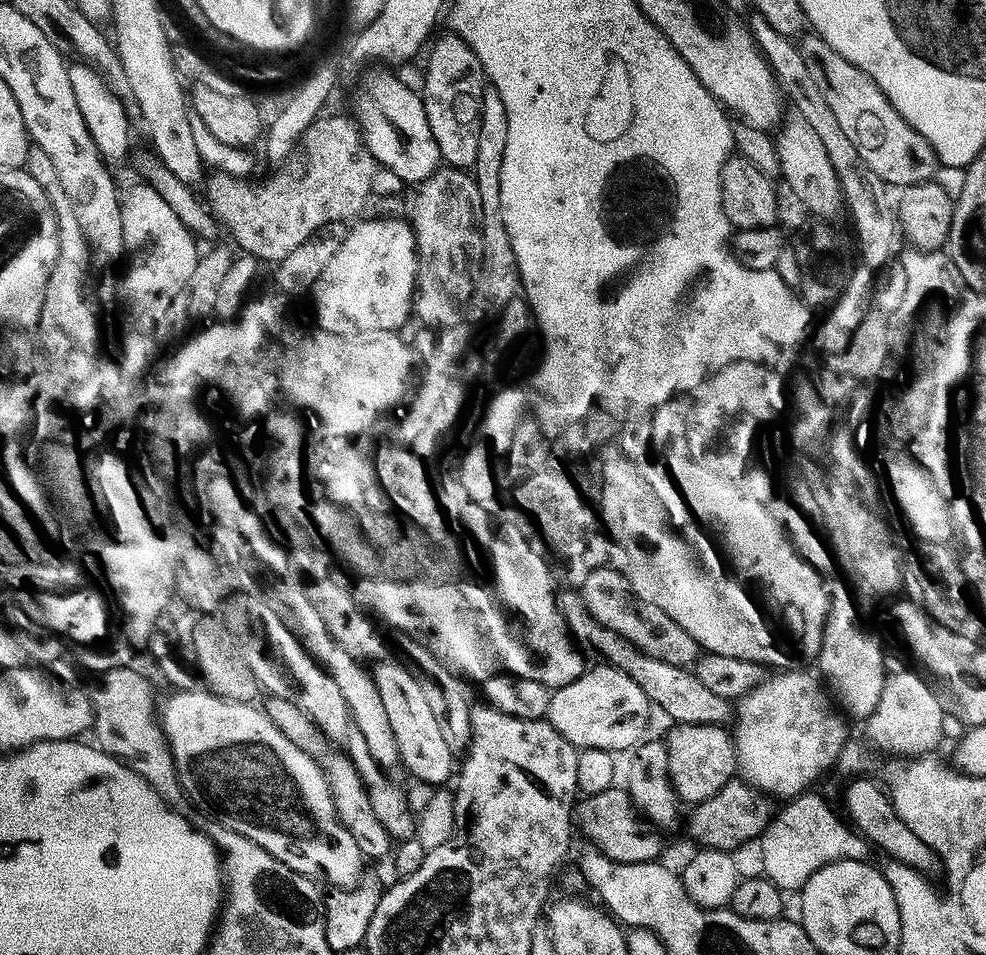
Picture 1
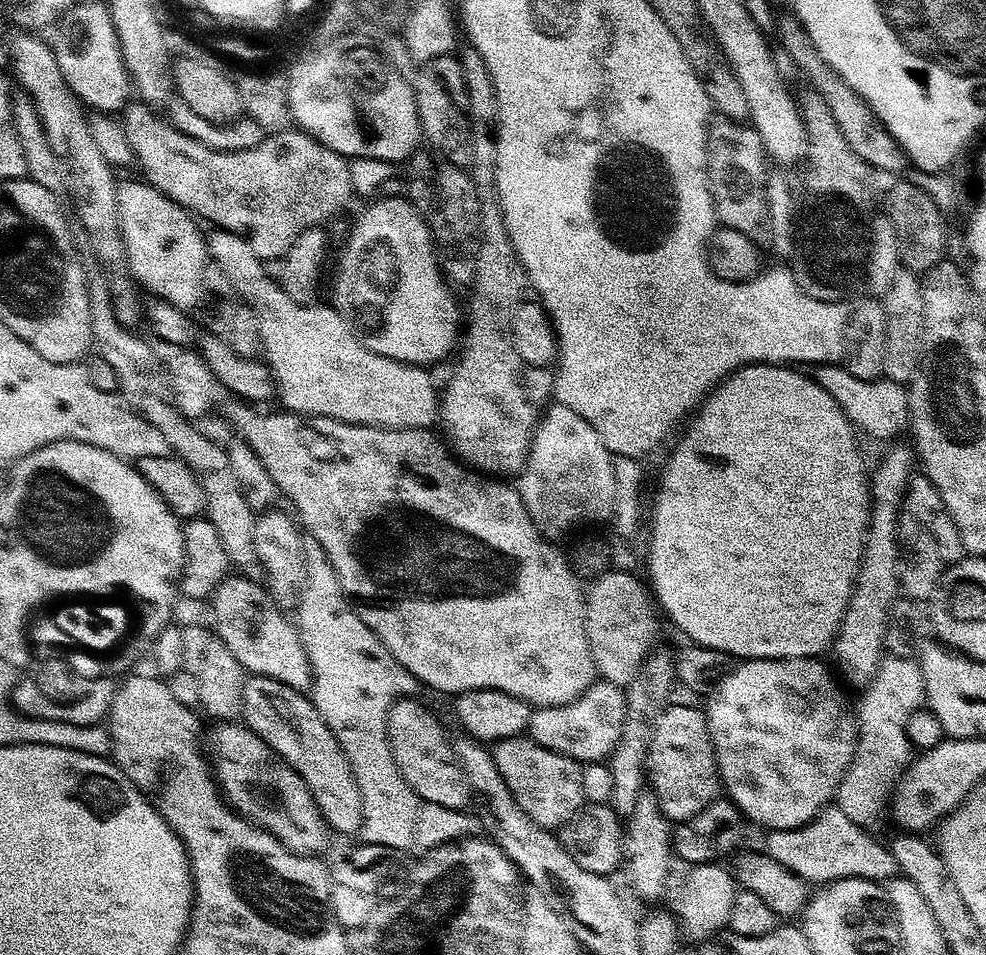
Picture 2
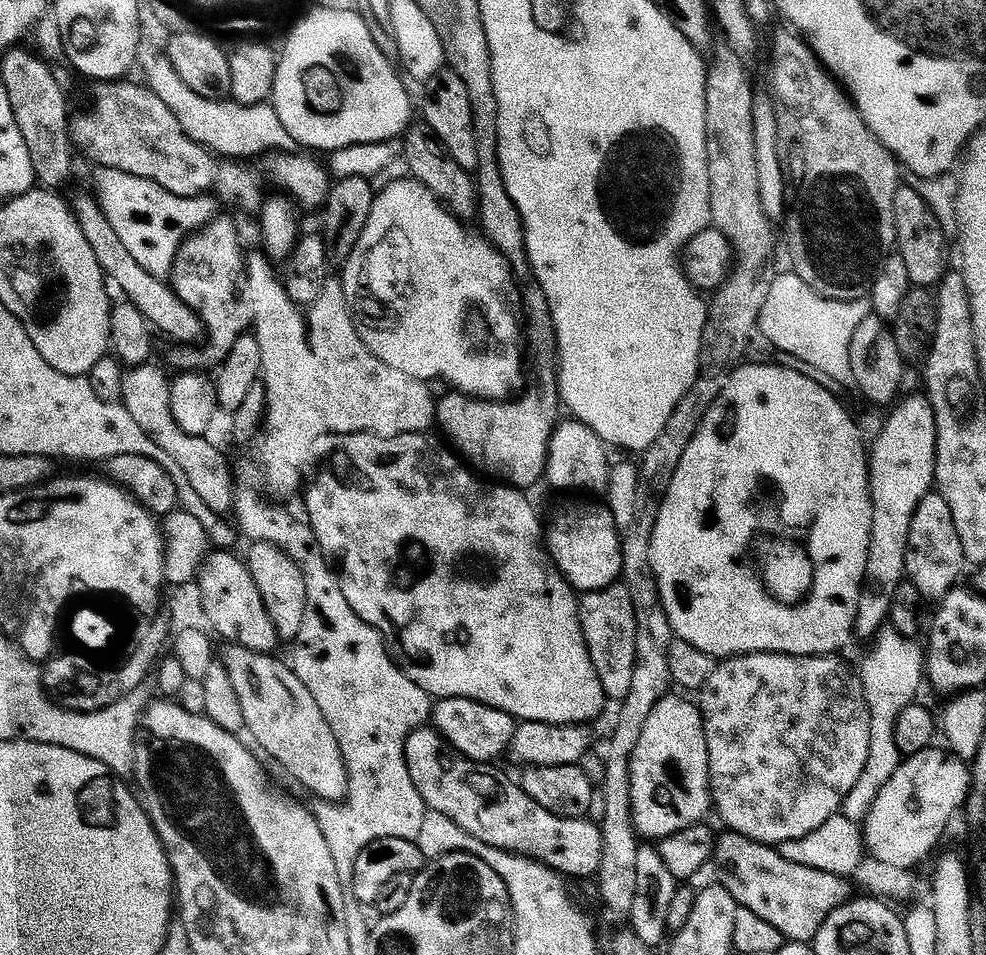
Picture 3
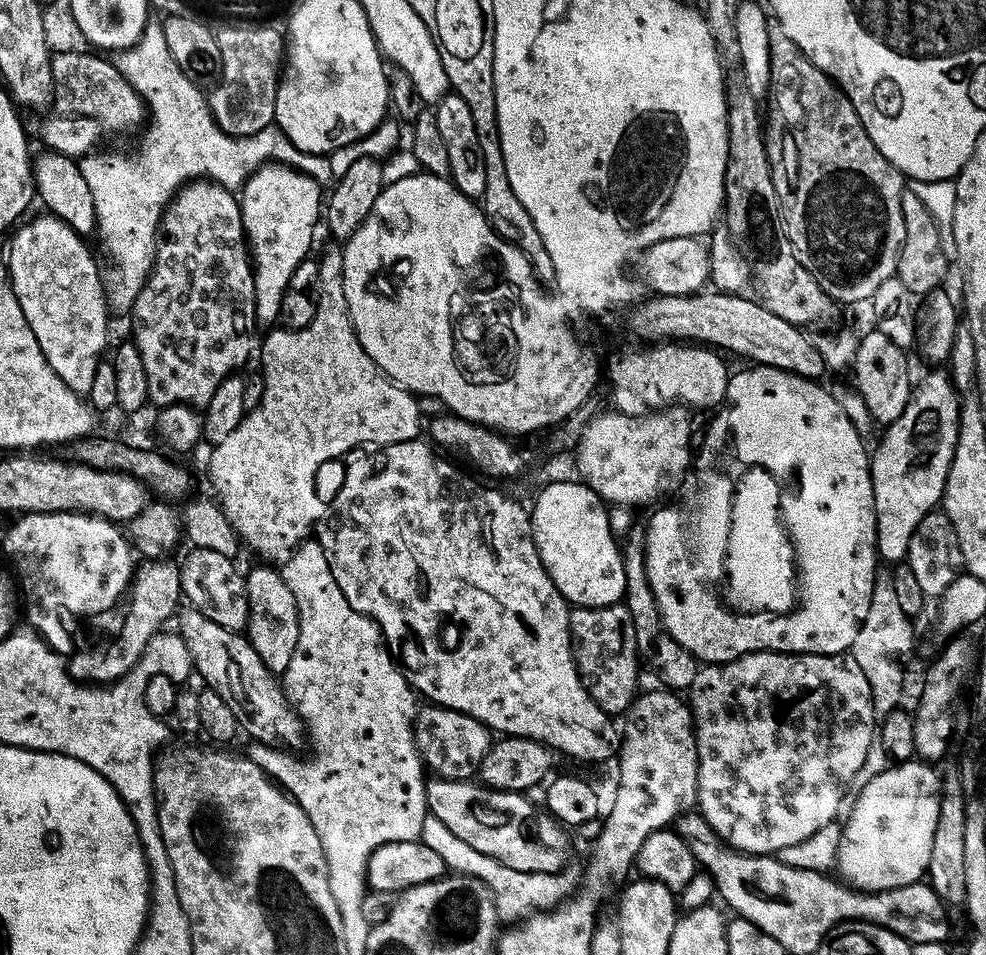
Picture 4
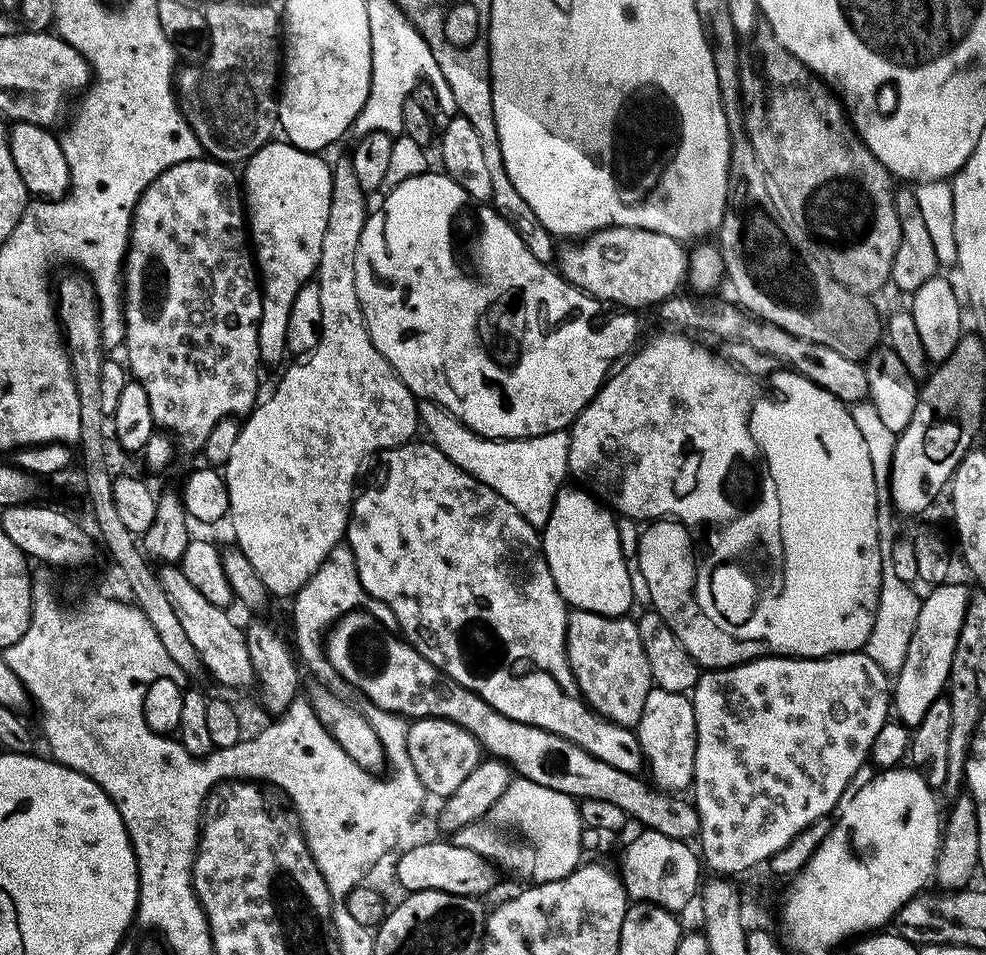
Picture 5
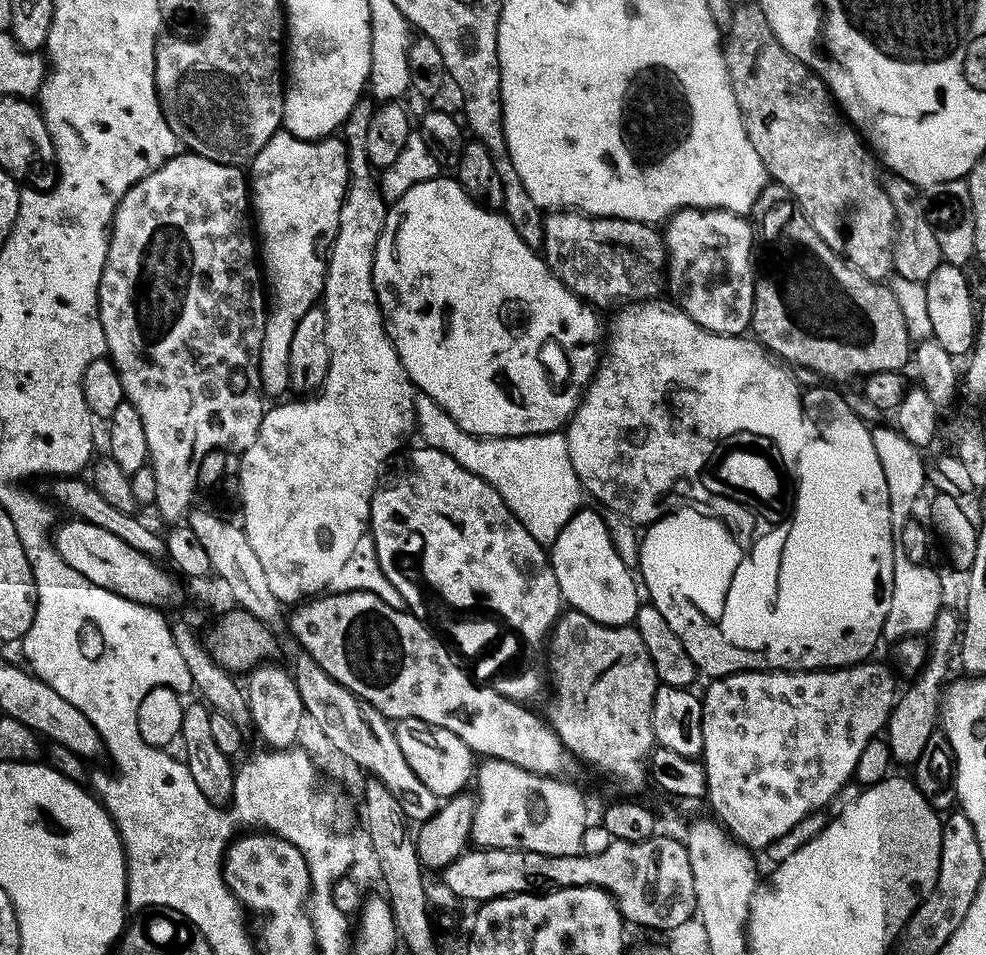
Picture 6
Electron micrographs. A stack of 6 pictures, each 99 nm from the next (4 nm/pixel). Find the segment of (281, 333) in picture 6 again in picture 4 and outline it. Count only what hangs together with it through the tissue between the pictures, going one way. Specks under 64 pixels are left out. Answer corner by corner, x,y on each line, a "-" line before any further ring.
275,162
263,164
242,186
242,195
239,197
240,213
244,219
244,234
250,245
250,255
256,273
256,318
261,325
272,326
281,319
286,286
290,286
294,270
298,270
302,261
309,259
311,252
308,251
311,250
312,239
316,236
316,223
319,220
321,223
322,220
320,195
321,186
314,182
314,178
296,168
289,168
287,164

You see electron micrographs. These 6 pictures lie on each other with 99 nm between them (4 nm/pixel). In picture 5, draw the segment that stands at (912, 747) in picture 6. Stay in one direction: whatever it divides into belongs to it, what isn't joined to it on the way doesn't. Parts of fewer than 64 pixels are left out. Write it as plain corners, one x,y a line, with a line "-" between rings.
940,583
935,585
929,592
932,593
928,597
925,595
920,601
918,622
914,626
910,644
906,647
905,661
902,662
899,672
895,673
894,687
890,692
895,719
907,725
909,729
916,728
918,722
922,722
926,710
930,710
930,706
934,706
934,702
945,695
948,679
950,678
950,666
954,658
954,646
958,642
958,634
962,630
962,618
966,618
970,588
968,584

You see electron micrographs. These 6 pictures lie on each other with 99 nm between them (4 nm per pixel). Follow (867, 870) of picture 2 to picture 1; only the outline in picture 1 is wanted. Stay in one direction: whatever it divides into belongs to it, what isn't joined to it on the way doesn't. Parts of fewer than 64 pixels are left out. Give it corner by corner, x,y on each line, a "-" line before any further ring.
805,794
795,797
784,807
781,807
784,809
777,816
775,813
769,819
768,824
764,827
764,833
758,838
760,864
764,867
763,875
784,894
789,894
789,892
792,892
792,894
799,893
805,882
810,878
810,874
822,870
822,866
826,866
830,862
862,860
869,855
867,852
870,852
868,841
845,823
839,811
836,813
822,797
812,795

